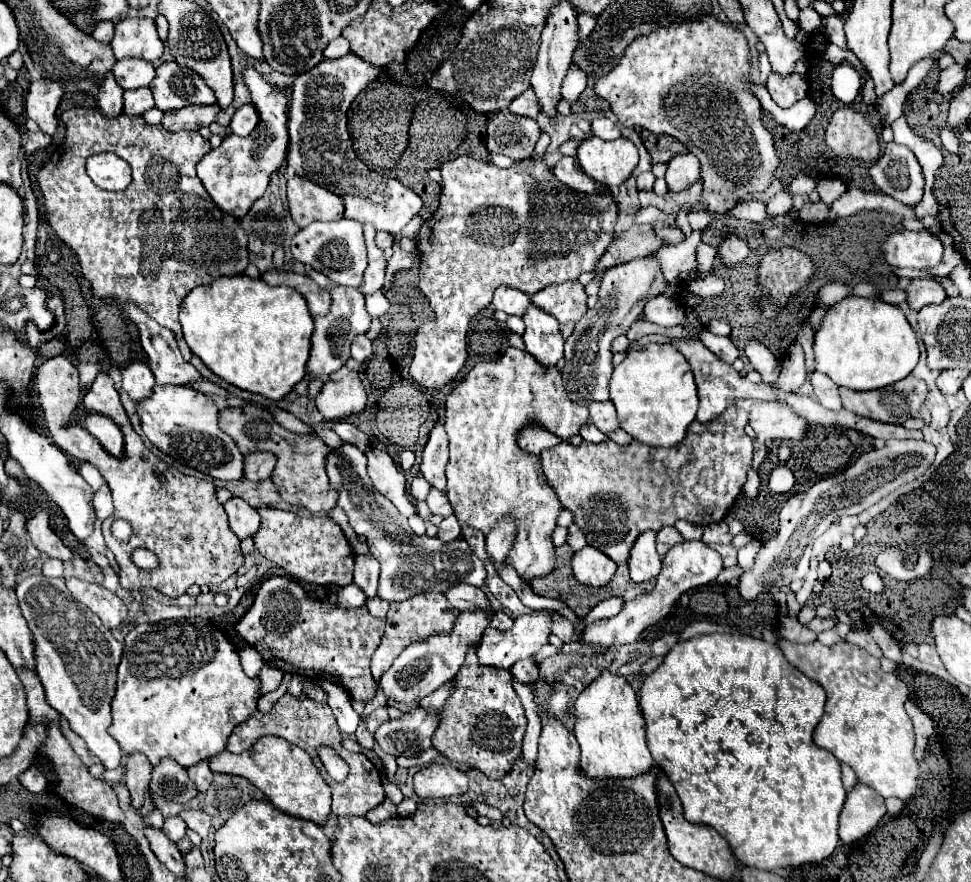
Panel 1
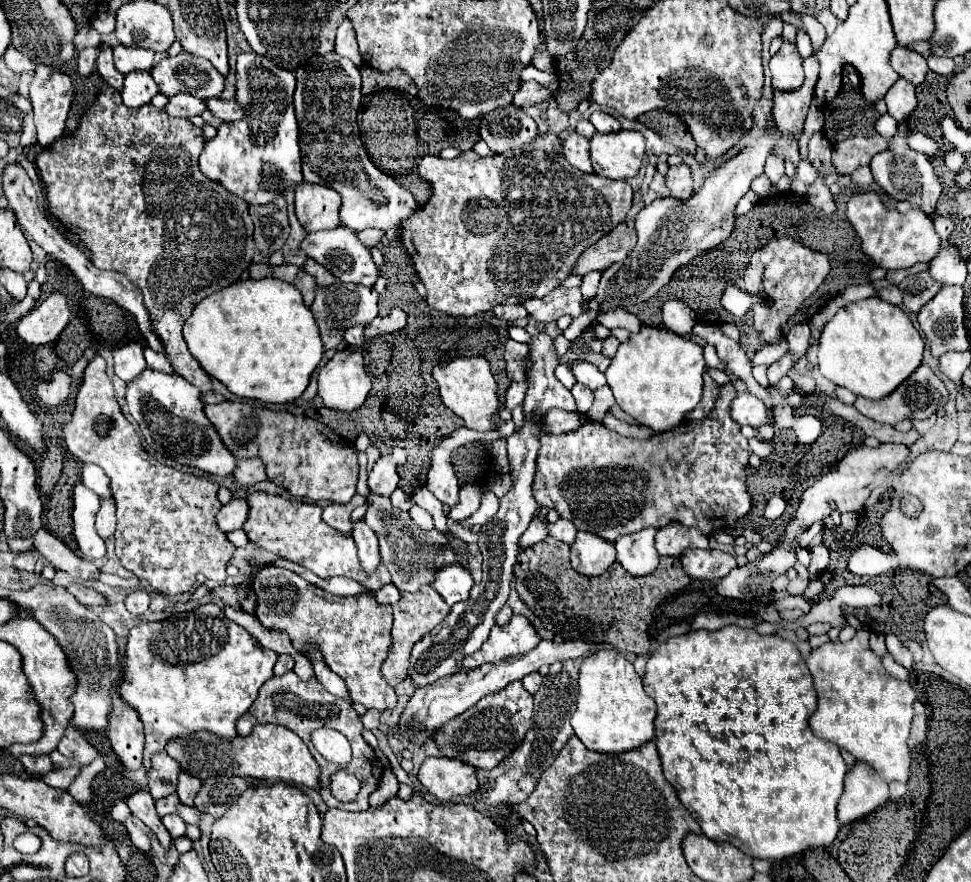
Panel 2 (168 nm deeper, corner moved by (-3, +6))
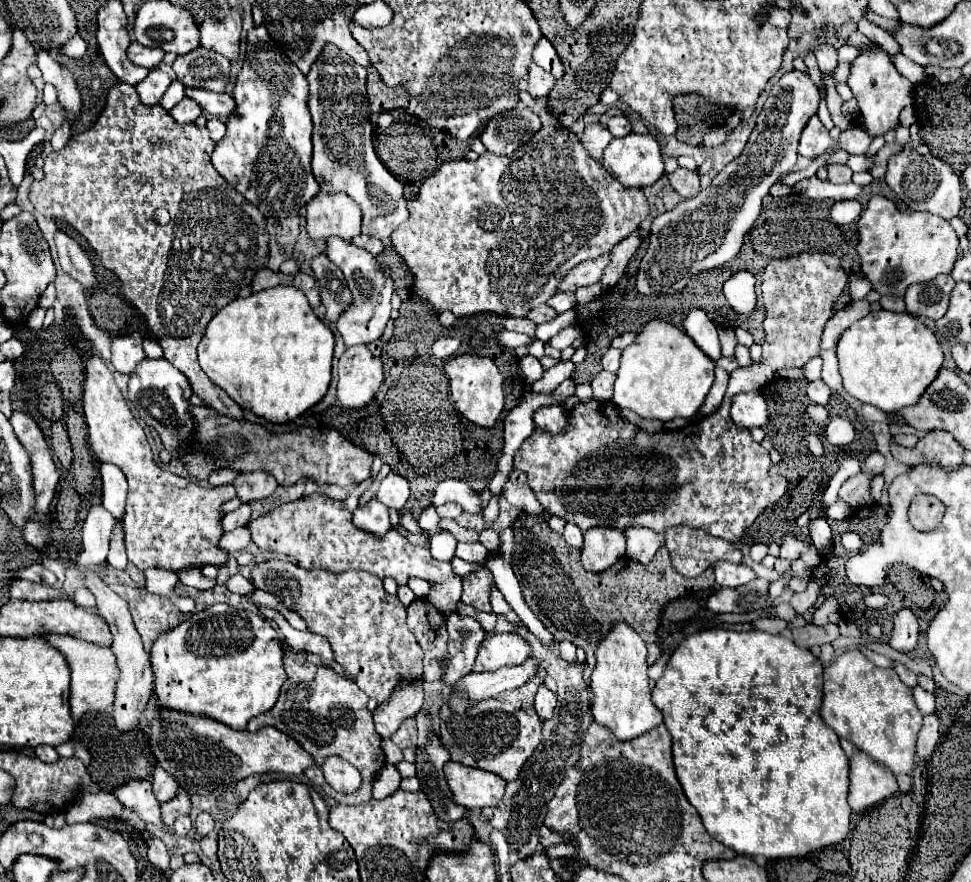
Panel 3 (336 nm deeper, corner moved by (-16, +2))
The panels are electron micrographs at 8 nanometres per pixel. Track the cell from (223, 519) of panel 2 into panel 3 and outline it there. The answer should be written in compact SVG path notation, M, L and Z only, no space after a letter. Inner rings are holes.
M240 505L236 511L224 515L222 519L222 529L232 531L236 527L244 527L250 521L250 505Z

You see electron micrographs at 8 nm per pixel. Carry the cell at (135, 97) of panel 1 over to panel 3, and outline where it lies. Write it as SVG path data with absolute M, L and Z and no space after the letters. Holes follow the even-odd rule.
M152 69L148 77L136 85L136 91L144 105L158 105L168 85L170 85L170 77L160 69Z

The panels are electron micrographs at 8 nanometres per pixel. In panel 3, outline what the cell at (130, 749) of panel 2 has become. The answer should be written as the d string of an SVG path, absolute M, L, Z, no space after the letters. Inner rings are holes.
M86 571L86 587L94 593L96 597L96 609L98 613L106 619L106 623L110 625L110 633L114 637L114 643L112 643L112 651L118 659L118 665L120 665L120 681L116 685L116 701L114 701L114 721L116 721L116 727L120 731L130 731L130 729L136 729L142 721L142 711L146 709L148 705L148 699L150 699L150 693L152 693L152 685L154 685L154 673L152 673L152 667L150 667L150 659L142 647L142 641L140 641L140 635L132 623L132 617L130 617L130 611L128 611L128 605L124 599L120 599L102 579L96 571Z

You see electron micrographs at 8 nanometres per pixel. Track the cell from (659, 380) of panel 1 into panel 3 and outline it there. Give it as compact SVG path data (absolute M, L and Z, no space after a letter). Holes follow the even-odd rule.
M652 319L638 333L636 341L622 351L612 401L618 407L632 409L646 419L692 419L710 391L714 367L716 365L712 365L712 361L684 331L670 325L668 321Z

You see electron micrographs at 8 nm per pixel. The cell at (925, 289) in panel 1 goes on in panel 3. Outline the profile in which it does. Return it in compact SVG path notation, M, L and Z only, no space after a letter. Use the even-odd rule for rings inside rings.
M940 275L932 281L910 285L904 295L906 311L936 321L946 313L952 289L954 289L954 279L950 275Z

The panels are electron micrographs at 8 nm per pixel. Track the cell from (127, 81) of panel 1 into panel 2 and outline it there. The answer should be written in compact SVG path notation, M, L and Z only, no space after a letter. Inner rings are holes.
M115 47L115 67L127 75L131 71L149 71L153 67L153 51L139 49L139 47Z

